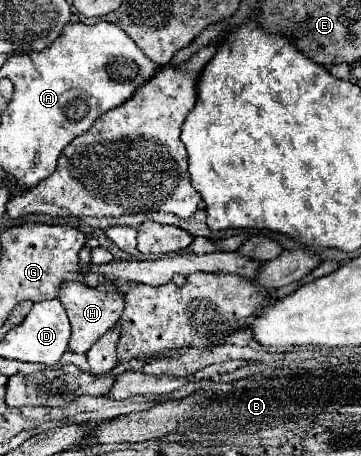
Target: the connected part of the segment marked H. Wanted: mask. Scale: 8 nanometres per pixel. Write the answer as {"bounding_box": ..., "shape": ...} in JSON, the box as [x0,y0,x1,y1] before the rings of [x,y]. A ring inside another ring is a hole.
{"bounding_box":[59,281,125,353],"shape":[[[75,281],[65,283],[61,287],[59,301],[63,303],[63,307],[67,311],[67,317],[71,321],[71,327],[73,327],[69,349],[75,351],[75,353],[87,353],[91,349],[91,345],[119,321],[119,317],[125,309],[125,299],[123,299],[123,293],[119,289],[99,291],[99,289],[91,289],[87,285],[75,283]]]}

